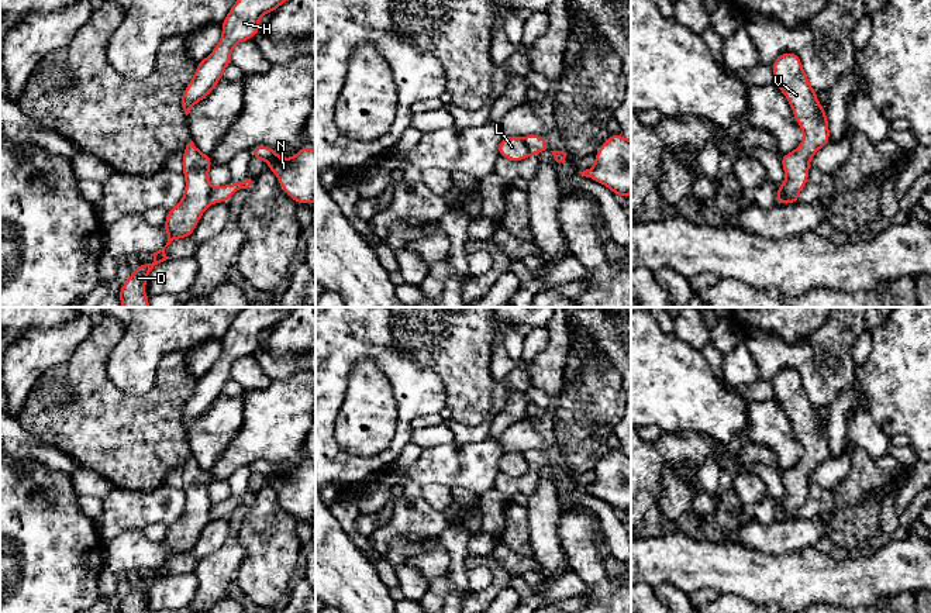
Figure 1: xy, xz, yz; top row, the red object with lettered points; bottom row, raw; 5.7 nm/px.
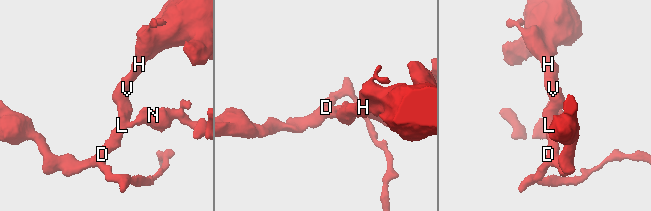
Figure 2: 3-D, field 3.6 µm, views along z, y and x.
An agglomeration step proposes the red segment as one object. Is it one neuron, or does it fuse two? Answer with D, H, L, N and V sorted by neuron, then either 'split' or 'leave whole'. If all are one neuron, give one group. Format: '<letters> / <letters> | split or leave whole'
D H L V / N | split

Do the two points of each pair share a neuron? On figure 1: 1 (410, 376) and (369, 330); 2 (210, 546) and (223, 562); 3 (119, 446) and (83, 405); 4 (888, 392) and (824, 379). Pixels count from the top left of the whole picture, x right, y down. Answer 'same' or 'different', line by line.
1: same
2: different
3: same
4: different

